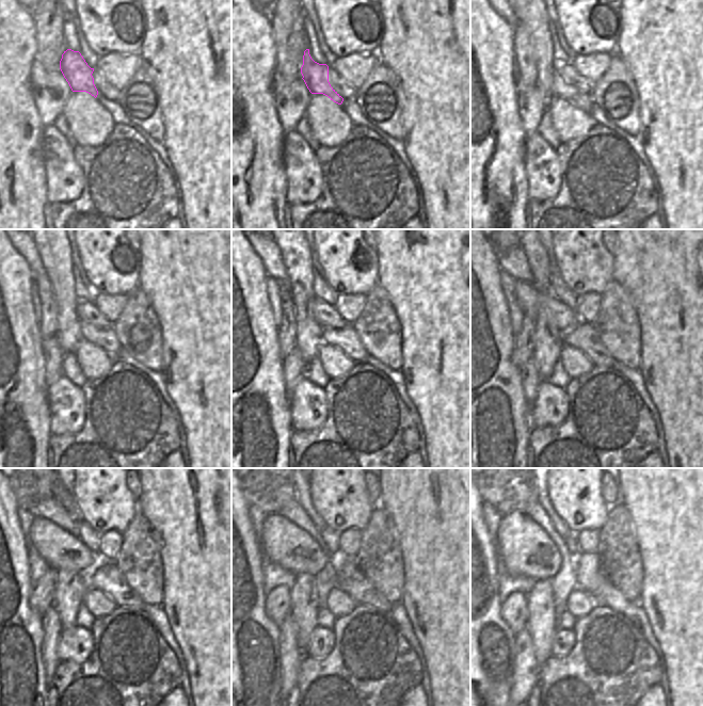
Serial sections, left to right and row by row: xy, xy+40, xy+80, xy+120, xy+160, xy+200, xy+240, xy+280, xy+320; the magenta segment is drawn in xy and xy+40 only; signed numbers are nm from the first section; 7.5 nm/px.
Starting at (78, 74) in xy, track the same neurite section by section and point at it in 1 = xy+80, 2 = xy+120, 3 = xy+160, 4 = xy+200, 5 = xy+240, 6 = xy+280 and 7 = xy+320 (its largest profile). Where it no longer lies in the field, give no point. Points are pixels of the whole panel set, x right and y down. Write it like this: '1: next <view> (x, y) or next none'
1: next xy+80 (582, 101)
2: next xy+120 (105, 338)
3: next xy+160 (346, 339)
4: next xy+200 (584, 336)
5: next xy+240 (107, 577)
6: next xy+280 (357, 587)
7: next xy+320 (606, 594)

